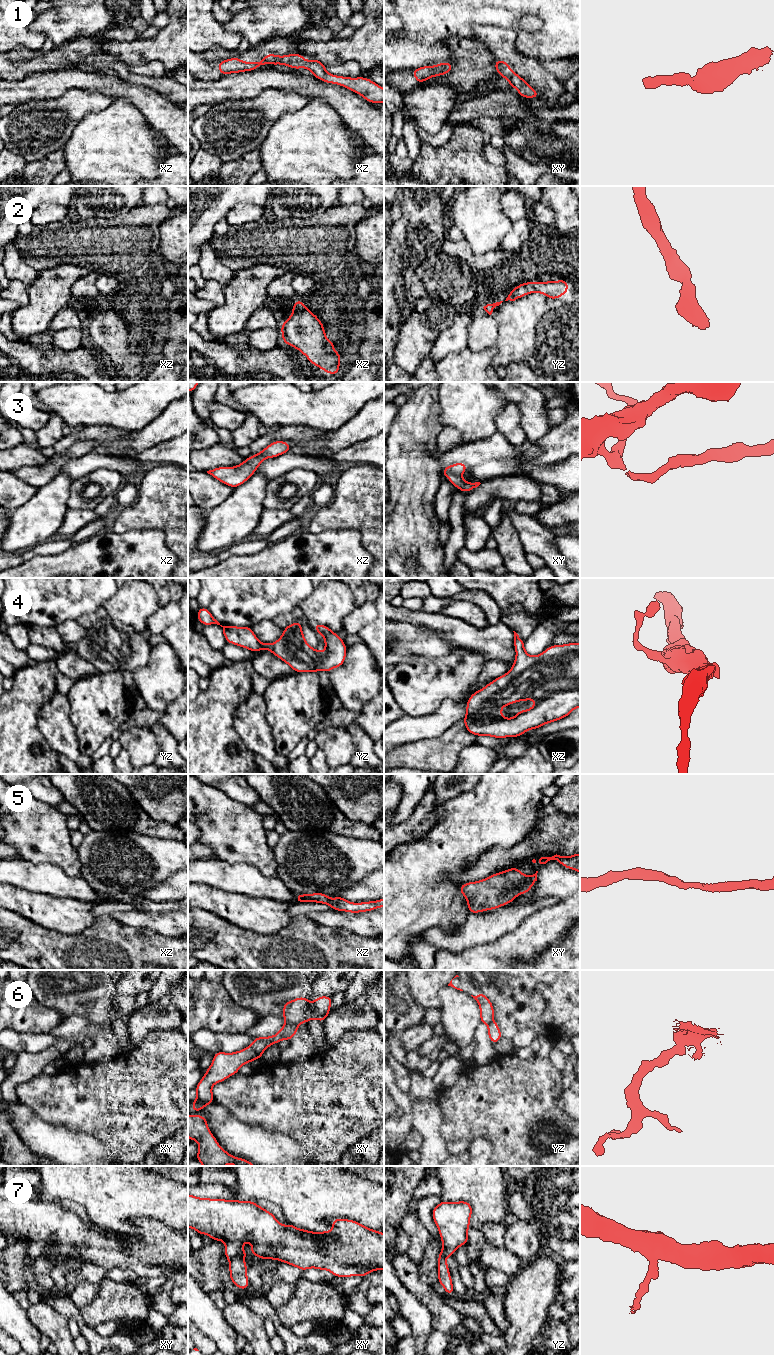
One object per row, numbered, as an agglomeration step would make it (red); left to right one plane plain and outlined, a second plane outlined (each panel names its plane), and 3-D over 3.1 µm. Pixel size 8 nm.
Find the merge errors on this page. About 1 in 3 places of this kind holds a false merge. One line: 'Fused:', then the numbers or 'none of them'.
Fused: 6, 7

